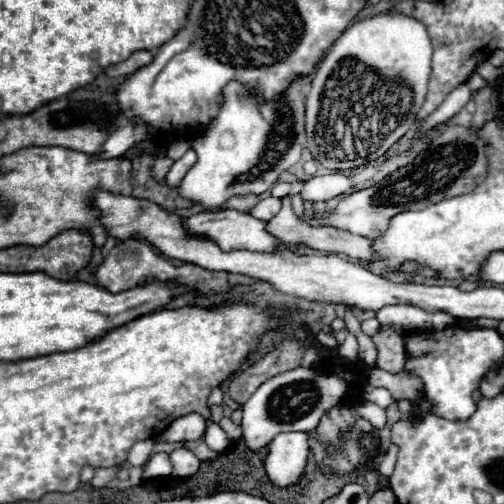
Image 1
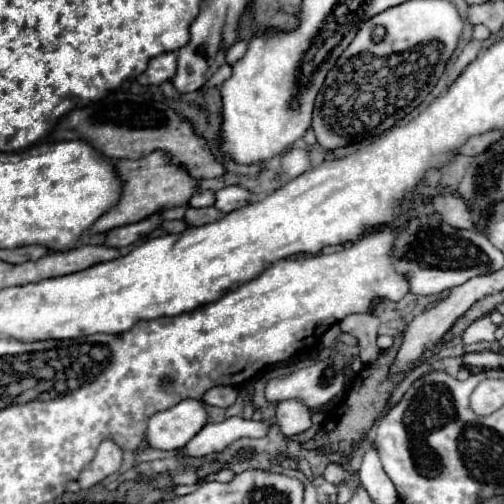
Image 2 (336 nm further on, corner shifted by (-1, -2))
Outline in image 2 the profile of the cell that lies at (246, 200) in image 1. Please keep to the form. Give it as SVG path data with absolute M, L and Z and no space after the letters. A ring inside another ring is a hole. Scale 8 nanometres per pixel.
M200 191L190 199L190 207L210 207L214 205L214 193L212 191Z

